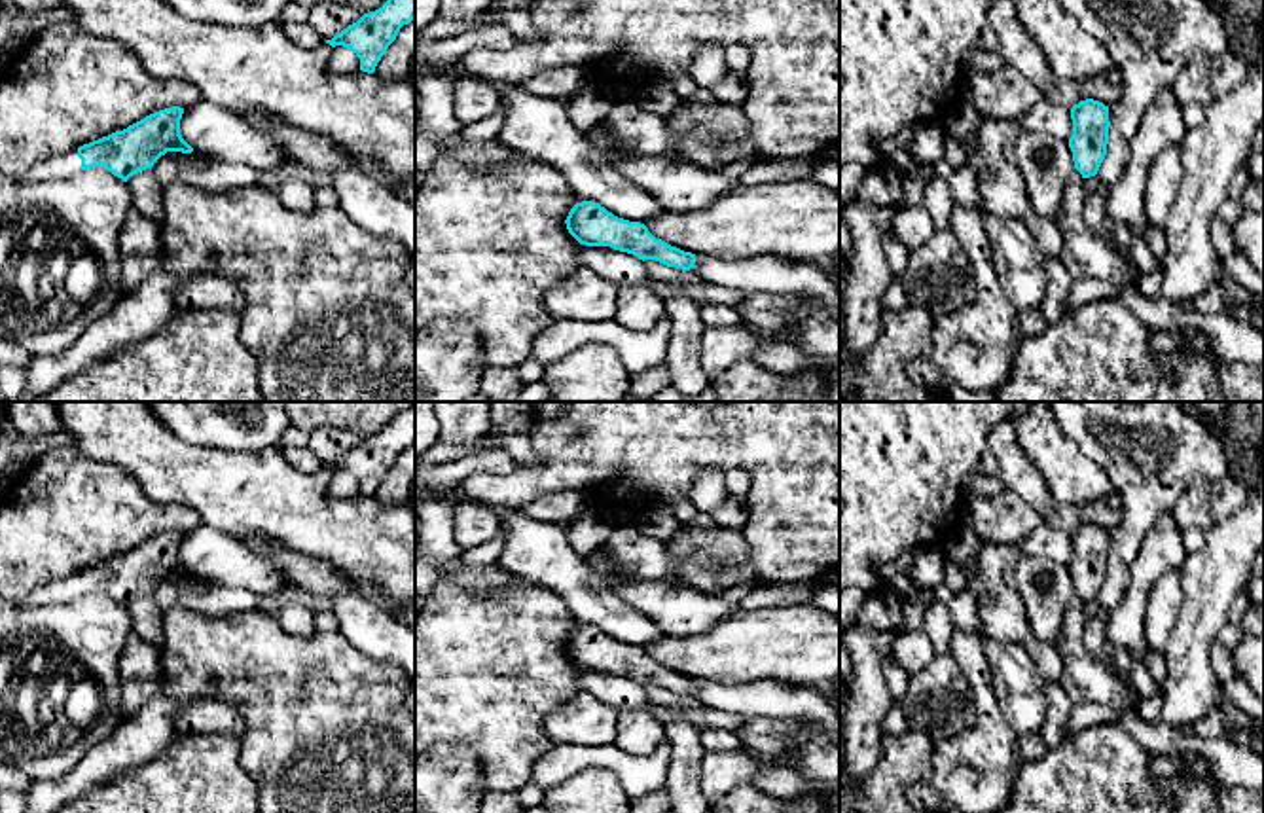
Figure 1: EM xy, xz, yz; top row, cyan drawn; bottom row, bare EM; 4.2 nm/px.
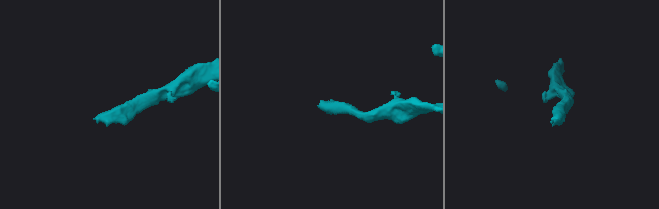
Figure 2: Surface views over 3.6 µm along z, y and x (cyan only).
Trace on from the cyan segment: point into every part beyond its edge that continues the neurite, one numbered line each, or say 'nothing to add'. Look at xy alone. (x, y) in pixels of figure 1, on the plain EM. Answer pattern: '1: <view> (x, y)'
1: xy (69, 588)

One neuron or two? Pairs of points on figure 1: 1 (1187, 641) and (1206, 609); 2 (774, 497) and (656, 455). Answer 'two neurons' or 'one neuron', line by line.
1: one neuron
2: one neuron

